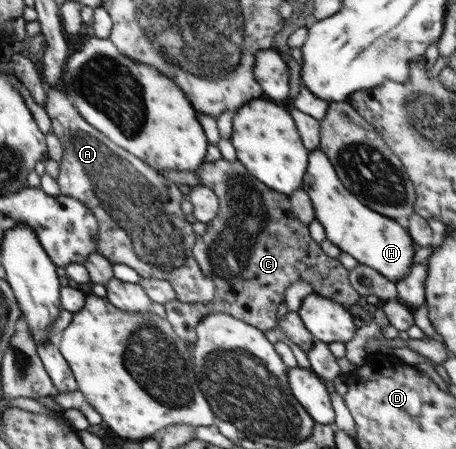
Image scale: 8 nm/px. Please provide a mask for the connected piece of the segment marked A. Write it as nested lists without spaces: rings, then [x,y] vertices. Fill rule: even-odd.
[[[49,86],[45,91],[47,101],[45,109],[51,118],[51,132],[62,143],[63,155],[59,161],[60,172],[57,183],[61,194],[71,196],[86,205],[99,224],[96,252],[107,258],[112,264],[125,264],[134,269],[141,277],[167,280],[175,290],[180,302],[213,302],[217,290],[214,281],[208,278],[194,258],[193,248],[197,235],[192,224],[186,221],[182,206],[185,196],[176,181],[168,180],[156,169],[138,160],[126,149],[119,148],[104,136],[102,132],[86,122],[77,108],[68,101],[67,94],[58,87]]]

